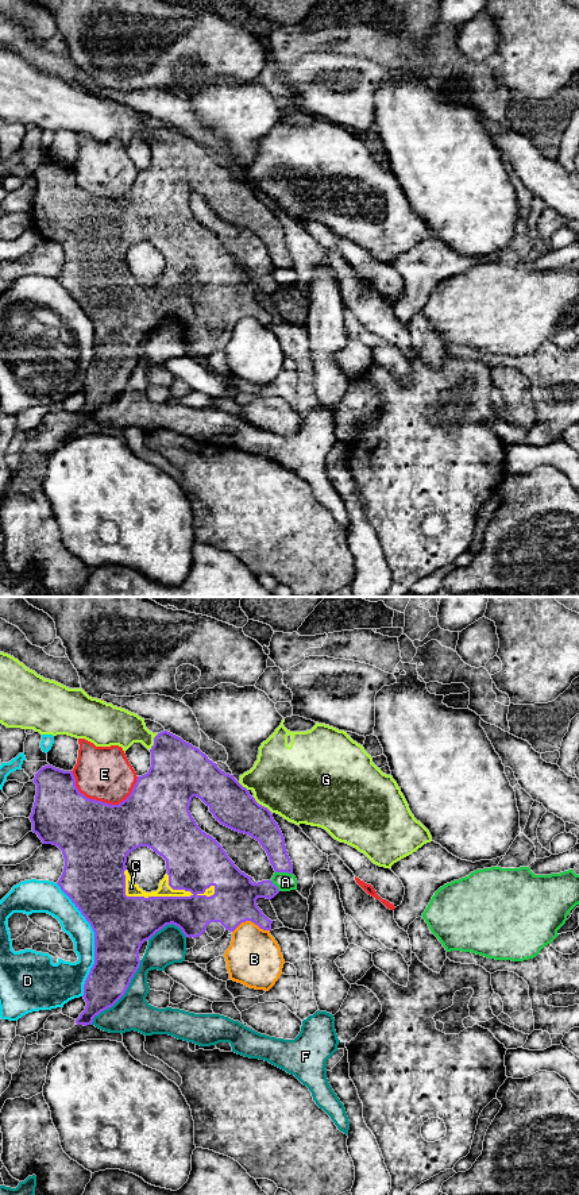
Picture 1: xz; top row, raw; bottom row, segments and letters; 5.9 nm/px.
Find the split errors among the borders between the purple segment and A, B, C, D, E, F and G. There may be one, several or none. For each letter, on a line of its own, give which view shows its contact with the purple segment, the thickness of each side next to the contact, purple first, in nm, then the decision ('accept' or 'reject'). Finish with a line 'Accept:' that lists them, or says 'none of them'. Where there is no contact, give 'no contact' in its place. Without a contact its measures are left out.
A: xz | 150/110 nm | reject
B: xz | 260/320 nm | reject
C: xz | 340/80 nm | accept
D: xz | 340/160 nm | reject
E: xz | 440/320 nm | reject
F: xz | 280/220 nm | reject
G: xz | 260/440 nm | reject
Accept: C

